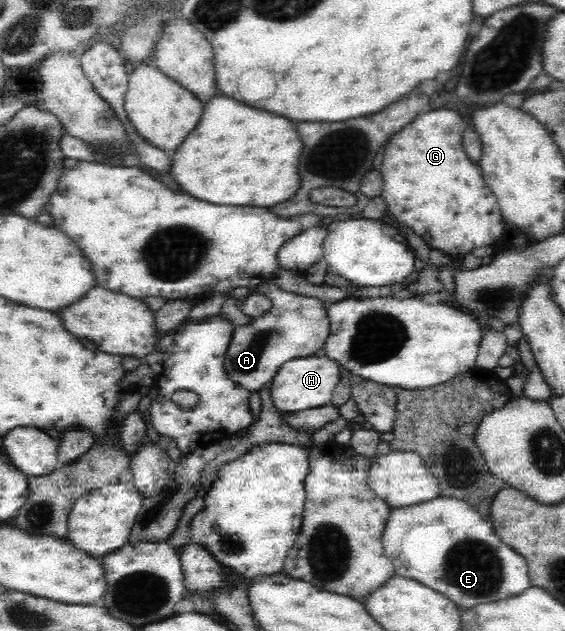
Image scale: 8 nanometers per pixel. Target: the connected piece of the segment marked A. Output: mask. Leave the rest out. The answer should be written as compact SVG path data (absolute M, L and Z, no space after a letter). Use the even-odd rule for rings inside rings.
M272 281L261 283L254 293L267 297L273 305L263 317L254 318L252 324L233 329L223 363L229 379L248 392L257 392L270 382L285 361L313 356L324 347L330 333L326 306L319 299L285 292Z

